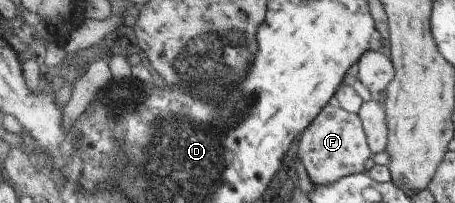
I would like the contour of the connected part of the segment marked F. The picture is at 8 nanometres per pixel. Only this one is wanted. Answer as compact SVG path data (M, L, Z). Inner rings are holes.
M336 102L328 104L323 109L301 135L299 142L298 157L311 183L315 185L329 185L349 175L368 173L365 171L365 163L375 155L368 142L362 118L357 113L342 109Z

